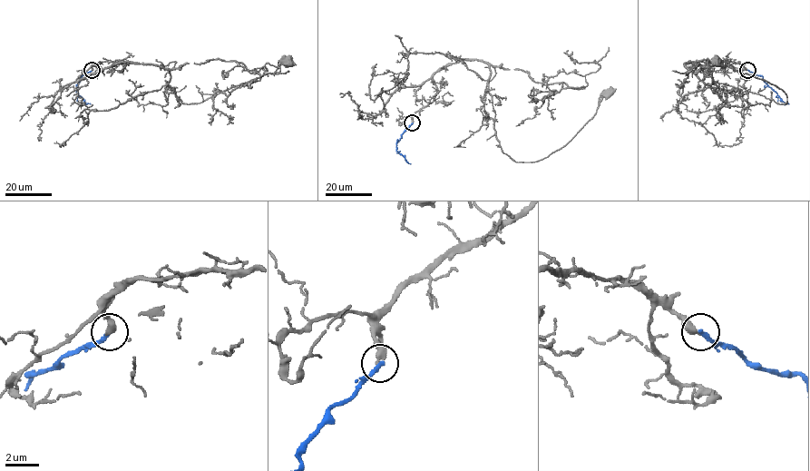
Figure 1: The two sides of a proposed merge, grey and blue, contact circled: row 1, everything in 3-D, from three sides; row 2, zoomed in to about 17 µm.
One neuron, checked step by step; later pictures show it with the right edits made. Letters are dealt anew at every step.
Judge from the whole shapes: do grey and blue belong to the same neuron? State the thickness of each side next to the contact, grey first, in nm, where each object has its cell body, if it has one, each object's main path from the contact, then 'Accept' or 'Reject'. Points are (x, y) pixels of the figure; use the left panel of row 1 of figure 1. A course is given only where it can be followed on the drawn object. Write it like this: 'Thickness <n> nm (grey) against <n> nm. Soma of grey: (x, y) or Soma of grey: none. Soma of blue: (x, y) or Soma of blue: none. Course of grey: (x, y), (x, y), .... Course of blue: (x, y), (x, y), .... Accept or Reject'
Thickness 380 nm (grey) against 280 nm. Soma of grey: (287, 61). Soma of blue: none. Course of grey: (92, 70), (107, 62), (162, 66), (170, 75), (168, 86), (183, 103), (195, 103), (287, 62). Course of blue: (92, 70), (81, 75), (76, 86), (76, 91), (86, 103), (90, 103). Accept

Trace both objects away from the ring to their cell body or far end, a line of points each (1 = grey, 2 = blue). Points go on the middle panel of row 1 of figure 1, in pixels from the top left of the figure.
1: (412, 122), (434, 101), (435, 73), (483, 60), (500, 147), (515, 161), (537, 161), (563, 147), (608, 91)
2: (412, 122), (396, 143), (396, 150), (410, 163)

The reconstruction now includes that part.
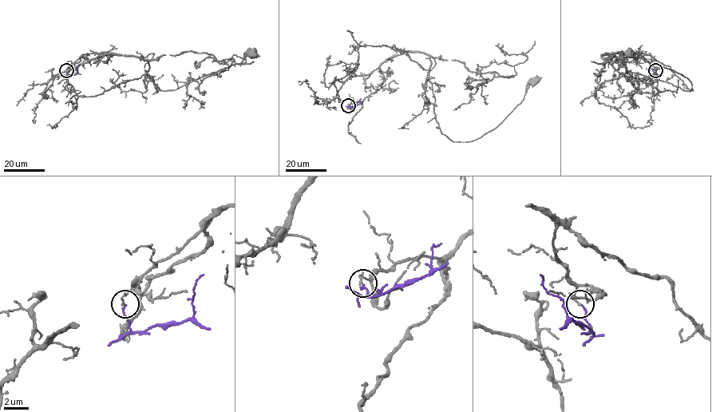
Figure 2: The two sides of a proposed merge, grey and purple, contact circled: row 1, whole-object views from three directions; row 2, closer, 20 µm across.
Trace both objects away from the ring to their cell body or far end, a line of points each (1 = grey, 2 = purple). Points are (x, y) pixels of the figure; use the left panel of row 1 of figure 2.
1: (66, 69), (84, 54), (140, 57), (148, 65), (147, 75), (160, 90), (167, 90), (240, 64), (252, 53)
2: (66, 70), (68, 74), (75, 73), (80, 65)

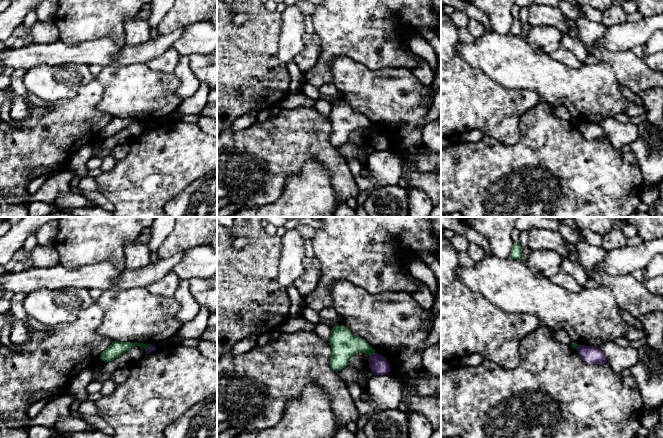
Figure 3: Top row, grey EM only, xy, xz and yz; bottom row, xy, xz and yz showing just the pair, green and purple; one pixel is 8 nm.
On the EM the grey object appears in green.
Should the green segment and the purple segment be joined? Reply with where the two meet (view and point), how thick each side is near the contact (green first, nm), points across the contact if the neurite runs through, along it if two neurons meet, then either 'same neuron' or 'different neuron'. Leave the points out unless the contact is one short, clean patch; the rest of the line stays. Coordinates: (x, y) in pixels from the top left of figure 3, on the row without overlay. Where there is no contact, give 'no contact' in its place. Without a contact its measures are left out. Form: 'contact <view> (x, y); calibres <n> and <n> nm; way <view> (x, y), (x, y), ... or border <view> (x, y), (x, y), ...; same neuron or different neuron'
contact xz (372, 129); calibres 220 and 150 nm; border xz (375, 129), (369, 131); different neuron

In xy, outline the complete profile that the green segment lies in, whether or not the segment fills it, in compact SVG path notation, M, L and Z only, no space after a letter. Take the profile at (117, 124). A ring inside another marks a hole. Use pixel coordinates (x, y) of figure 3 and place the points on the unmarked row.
M112 117L112 120L101 130L100 135L104 138L109 138L116 135L121 130L128 127L133 122L139 122L144 124L145 126L151 123L151 120L143 120L143 119L132 119L132 118L119 118Z

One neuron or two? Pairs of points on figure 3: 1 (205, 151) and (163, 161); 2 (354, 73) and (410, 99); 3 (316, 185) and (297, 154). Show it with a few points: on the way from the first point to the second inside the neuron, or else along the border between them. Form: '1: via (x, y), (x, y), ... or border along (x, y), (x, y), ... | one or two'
1: via (195, 153), (176, 153), (173, 155) | one
2: via (368, 87), (377, 95), (396, 99) | one
3: border along (327, 168), (316, 160), (308, 160), (286, 180) | two

